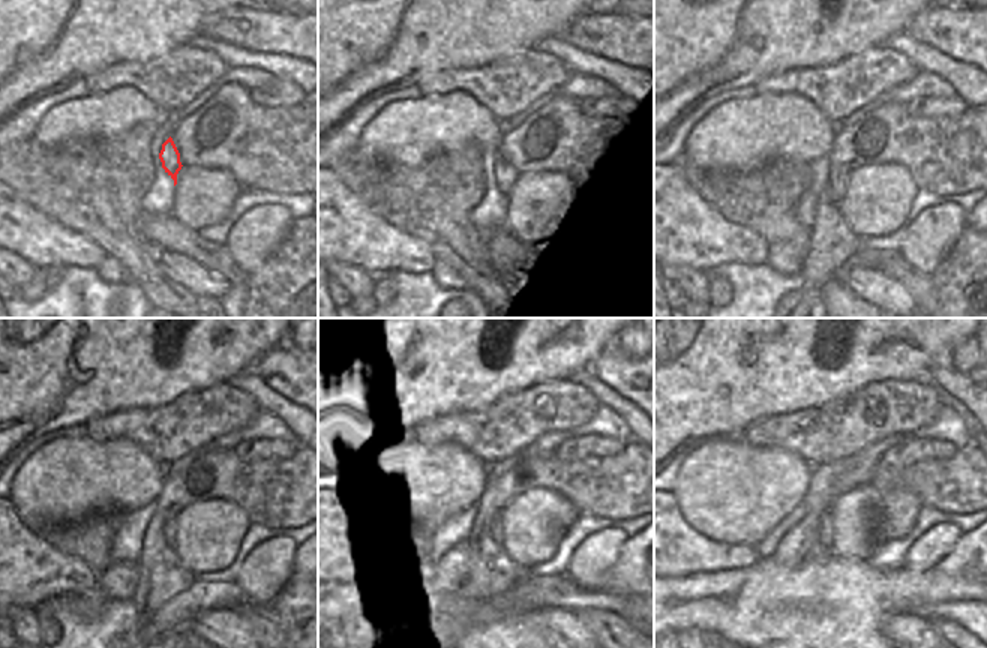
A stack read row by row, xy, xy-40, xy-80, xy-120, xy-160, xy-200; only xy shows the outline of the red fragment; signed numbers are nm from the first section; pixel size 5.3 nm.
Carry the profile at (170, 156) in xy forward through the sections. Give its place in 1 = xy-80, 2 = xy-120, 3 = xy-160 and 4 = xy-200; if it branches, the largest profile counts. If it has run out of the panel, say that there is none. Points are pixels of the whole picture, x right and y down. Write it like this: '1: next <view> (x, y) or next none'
1: next xy-80 (837, 176)
2: next xy-120 (170, 525)
3: next xy-160 (495, 531)
4: next xy-200 (824, 531)

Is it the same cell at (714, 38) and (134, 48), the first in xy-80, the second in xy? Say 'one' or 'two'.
one

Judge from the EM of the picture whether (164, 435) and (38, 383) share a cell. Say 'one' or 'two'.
two

